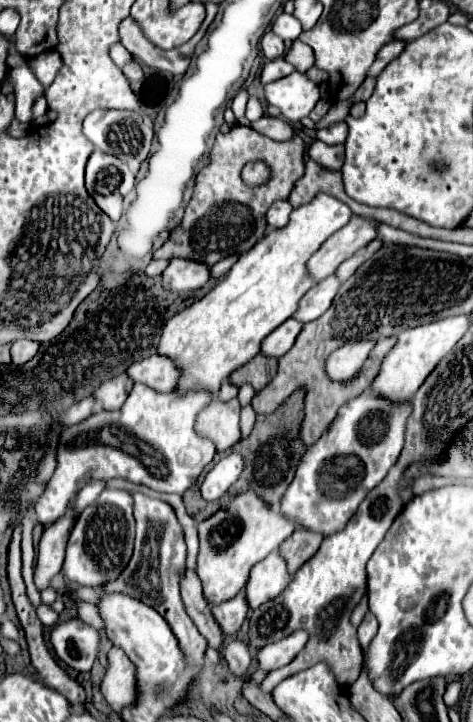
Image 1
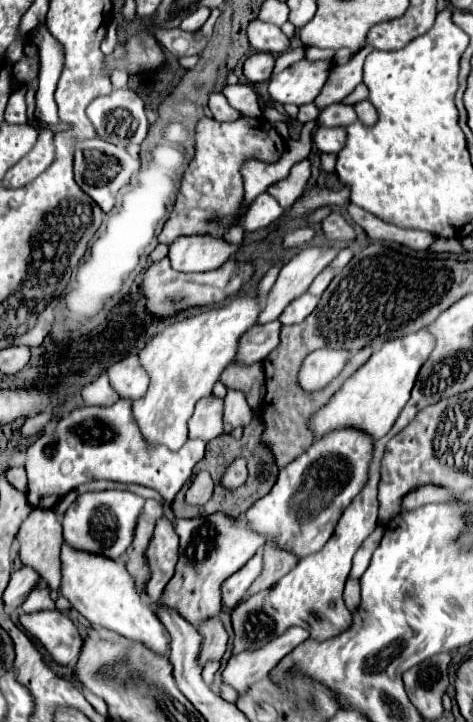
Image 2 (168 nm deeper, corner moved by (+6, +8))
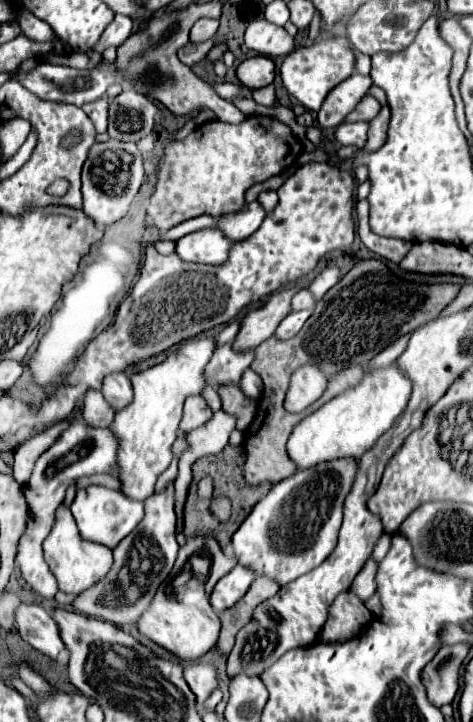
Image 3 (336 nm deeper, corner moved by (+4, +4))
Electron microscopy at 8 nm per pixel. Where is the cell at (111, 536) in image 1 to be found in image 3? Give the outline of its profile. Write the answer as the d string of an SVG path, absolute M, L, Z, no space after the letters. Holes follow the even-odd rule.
M88 486L88 488L78 490L70 510L78 524L80 536L84 540L108 546L110 550L116 548L120 540L124 540L144 518L144 504L140 500L132 500L124 496L122 492L114 492L104 486Z

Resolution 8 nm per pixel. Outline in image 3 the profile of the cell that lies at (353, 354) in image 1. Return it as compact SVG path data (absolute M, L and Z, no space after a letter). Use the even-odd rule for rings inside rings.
M304 364L292 374L290 390L284 402L288 412L302 412L312 402L316 402L328 386L328 374L316 364Z

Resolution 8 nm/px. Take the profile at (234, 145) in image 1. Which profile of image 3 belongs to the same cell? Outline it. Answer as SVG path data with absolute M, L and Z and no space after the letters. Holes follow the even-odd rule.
M250 116L242 124L226 124L220 120L204 122L192 134L188 134L184 140L170 142L166 146L166 158L160 168L156 192L152 194L150 206L148 206L148 210L152 210L150 212L152 224L160 232L168 232L170 228L178 226L180 222L202 216L202 214L212 212L212 216L224 216L230 212L238 212L244 204L244 192L252 184L264 182L276 174L280 174L284 168L292 166L294 156L296 154L300 156L300 152L302 152L302 144L300 144L300 140L296 140L296 136L290 132L290 128L268 116Z

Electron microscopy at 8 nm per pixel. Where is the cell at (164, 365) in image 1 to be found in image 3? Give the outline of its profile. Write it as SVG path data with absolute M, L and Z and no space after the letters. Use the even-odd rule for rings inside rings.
M114 372L108 374L104 378L104 386L102 386L102 394L106 396L108 404L114 410L122 410L130 404L132 400L132 384L130 378L124 372Z

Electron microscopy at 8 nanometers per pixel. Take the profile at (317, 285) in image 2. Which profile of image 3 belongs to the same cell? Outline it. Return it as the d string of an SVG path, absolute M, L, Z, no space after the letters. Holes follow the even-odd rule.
M308 288L300 290L294 298L292 298L292 310L304 310L304 308L314 308L316 300L312 296L312 292Z

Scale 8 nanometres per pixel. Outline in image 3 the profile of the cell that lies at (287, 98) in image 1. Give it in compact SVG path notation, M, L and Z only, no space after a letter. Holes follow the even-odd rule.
M318 40L310 48L294 50L290 56L284 58L284 64L280 68L280 76L284 82L284 88L290 96L294 96L304 108L318 112L322 100L326 94L340 84L344 78L348 78L354 72L354 50L350 48L348 40Z

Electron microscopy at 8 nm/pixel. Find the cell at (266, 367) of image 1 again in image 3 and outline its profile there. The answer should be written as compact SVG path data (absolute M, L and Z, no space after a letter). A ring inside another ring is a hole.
M224 384L218 388L218 394L222 398L222 408L238 416L238 430L244 432L256 414L258 400L248 398L238 384Z

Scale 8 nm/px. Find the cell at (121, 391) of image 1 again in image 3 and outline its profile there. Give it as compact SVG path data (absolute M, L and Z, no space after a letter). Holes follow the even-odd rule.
M100 390L86 392L82 418L88 424L94 424L94 426L110 426L112 420L114 420L114 414L116 414L114 408L106 402L106 398L104 398L104 394Z

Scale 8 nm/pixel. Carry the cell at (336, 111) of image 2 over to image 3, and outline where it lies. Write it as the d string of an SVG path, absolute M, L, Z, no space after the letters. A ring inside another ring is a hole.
M364 96L358 102L358 106L346 116L346 122L360 122L360 120L368 122L378 114L378 110L380 110L380 104L372 96Z

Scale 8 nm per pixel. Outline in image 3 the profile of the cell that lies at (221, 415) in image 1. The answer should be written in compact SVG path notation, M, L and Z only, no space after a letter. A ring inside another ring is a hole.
M190 396L190 400L186 400L186 408L184 408L184 418L180 424L180 430L184 434L204 426L208 420L212 418L212 410L206 404L206 400L202 396Z

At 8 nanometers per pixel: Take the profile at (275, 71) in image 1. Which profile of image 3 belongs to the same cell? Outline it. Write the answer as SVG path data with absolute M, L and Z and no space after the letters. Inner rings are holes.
M254 56L254 58L246 58L238 68L236 68L236 76L238 80L250 88L250 90L256 90L256 88L264 88L268 84L272 84L274 80L274 62L266 56Z

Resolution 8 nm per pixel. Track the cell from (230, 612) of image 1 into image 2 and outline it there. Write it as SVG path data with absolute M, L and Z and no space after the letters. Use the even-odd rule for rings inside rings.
M218 616L206 620L200 624L198 628L200 636L202 636L202 648L200 648L200 666L206 666L206 662L212 660L220 660L226 652L226 642L228 642L228 634L220 622Z

